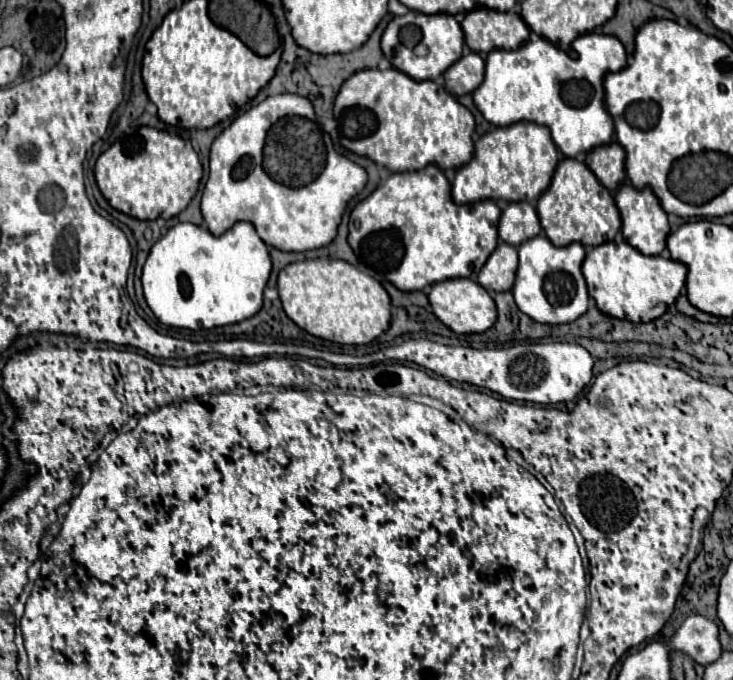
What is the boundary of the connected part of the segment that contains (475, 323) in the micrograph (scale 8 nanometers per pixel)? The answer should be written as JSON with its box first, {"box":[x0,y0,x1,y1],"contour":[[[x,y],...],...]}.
{"box":[428,278,496,334],"contour":[[[452,278],[444,280],[432,286],[428,294],[430,306],[438,320],[442,320],[452,332],[458,334],[476,334],[476,332],[486,332],[494,320],[496,320],[496,304],[490,298],[490,294],[474,280],[470,278]]]}

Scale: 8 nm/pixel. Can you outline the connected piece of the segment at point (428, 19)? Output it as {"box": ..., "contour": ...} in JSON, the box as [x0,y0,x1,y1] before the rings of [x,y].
{"box":[382,12,464,80],"contour":[[[408,12],[390,20],[382,34],[382,52],[394,68],[416,78],[416,80],[436,80],[446,72],[446,68],[462,56],[464,34],[460,24],[450,14],[420,14]]]}

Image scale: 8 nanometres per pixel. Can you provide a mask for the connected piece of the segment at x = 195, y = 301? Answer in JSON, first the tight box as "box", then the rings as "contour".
{"box":[142,222,272,330],"contour":[[[182,222],[172,226],[168,234],[152,246],[142,270],[142,288],[150,310],[162,324],[174,328],[202,330],[242,322],[254,316],[262,306],[262,290],[268,282],[270,270],[272,262],[268,246],[260,240],[250,222],[236,222],[222,236],[212,236],[208,230],[196,224]]]}

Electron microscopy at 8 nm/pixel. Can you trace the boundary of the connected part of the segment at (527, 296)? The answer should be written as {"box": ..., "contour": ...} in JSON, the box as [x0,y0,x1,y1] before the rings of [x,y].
{"box":[512,234,588,324],"contour":[[[538,234],[524,242],[524,246],[518,246],[518,254],[520,266],[516,270],[512,294],[524,314],[540,324],[566,324],[574,322],[588,310],[588,288],[580,270],[586,256],[582,244],[574,242],[558,248],[544,234]]]}

